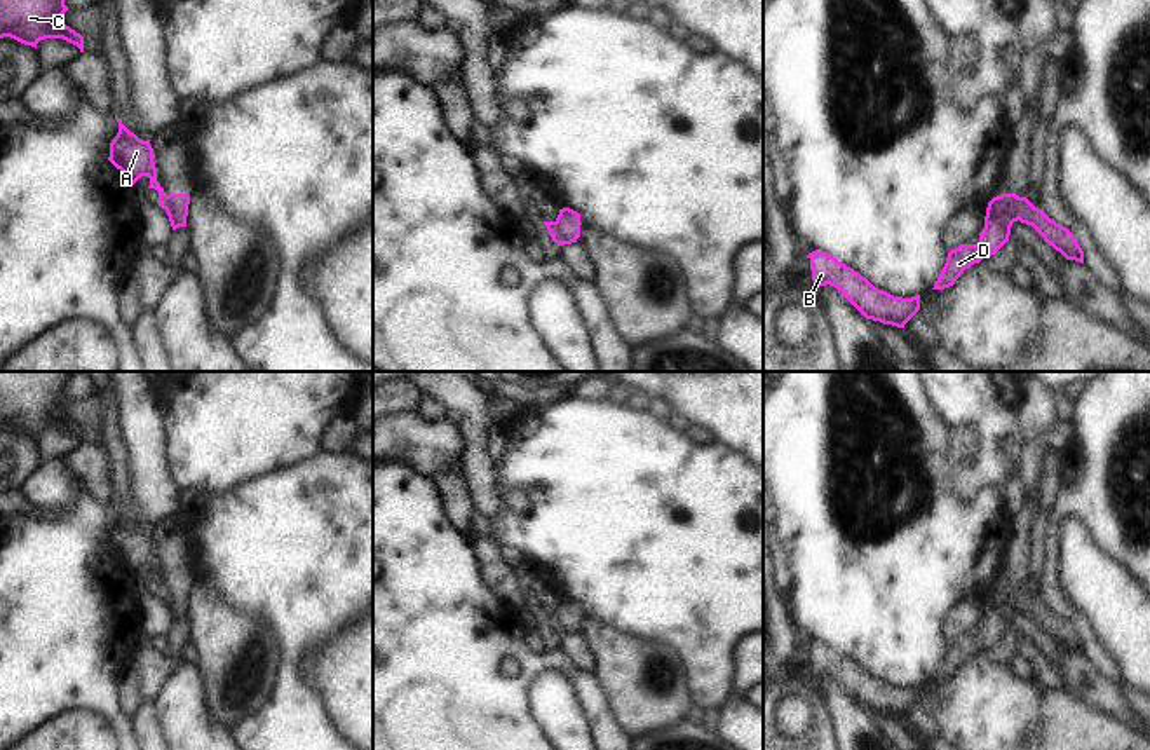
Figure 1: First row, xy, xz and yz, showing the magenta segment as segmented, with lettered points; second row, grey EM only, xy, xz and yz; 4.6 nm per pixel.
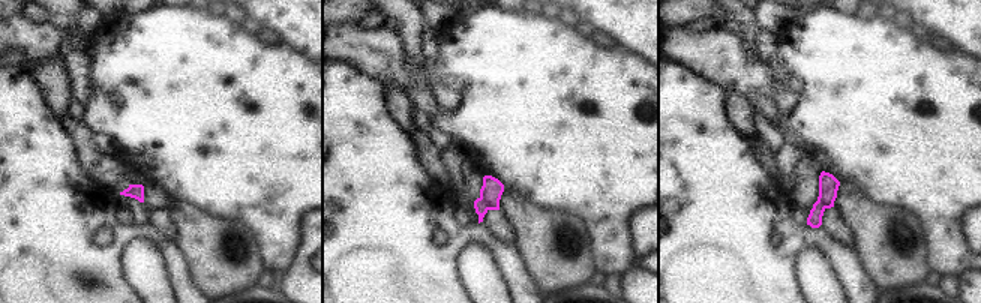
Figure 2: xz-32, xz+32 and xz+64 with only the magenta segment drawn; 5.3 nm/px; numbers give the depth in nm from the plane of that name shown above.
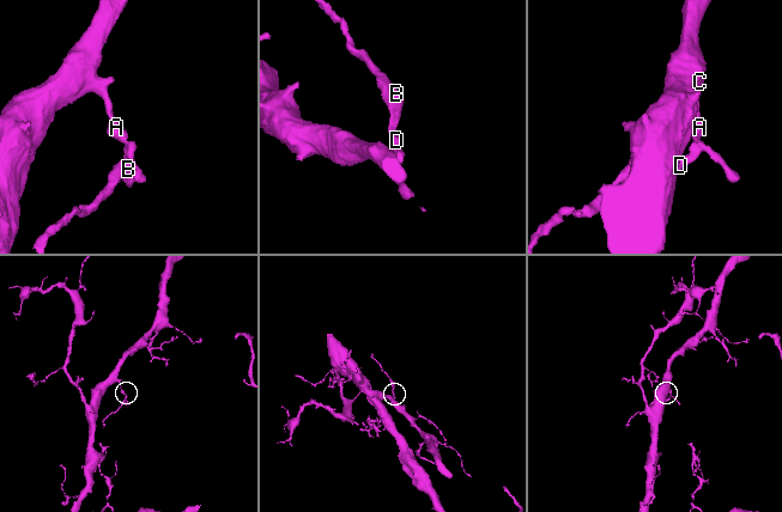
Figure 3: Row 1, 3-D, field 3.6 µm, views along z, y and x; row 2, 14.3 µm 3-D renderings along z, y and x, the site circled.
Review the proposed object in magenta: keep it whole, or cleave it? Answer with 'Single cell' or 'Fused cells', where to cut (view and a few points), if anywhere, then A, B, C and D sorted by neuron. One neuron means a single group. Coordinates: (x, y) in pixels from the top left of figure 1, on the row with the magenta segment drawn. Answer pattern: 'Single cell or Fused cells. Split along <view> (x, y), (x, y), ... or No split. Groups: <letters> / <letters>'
Fused cells. Split along xz (553, 222), (563, 243). Groups: A C / B D

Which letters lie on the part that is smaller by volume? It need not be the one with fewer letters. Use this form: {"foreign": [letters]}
{"foreign": ["B", "D"]}

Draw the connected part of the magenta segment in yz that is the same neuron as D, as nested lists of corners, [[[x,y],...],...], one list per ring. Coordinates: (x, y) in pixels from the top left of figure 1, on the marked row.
[[[1002,194],[988,202],[979,242],[951,249],[932,290],[953,286],[965,269],[995,255],[1009,241],[1012,223],[1019,220],[1021,199],[1016,194]]]

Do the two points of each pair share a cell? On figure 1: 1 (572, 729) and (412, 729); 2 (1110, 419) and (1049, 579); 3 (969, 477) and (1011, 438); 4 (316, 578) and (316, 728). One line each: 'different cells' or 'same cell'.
1: different cells
2: same cell
3: same cell
4: same cell

